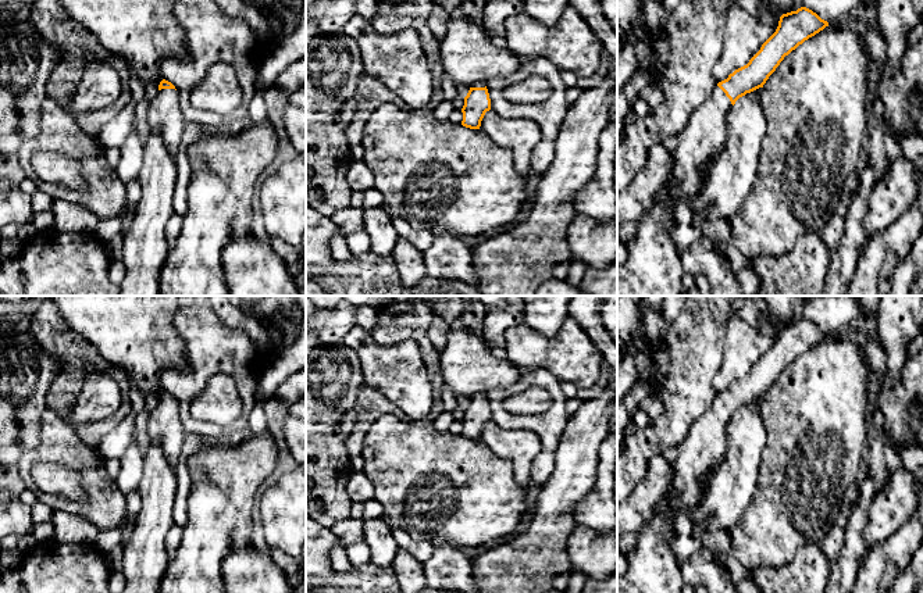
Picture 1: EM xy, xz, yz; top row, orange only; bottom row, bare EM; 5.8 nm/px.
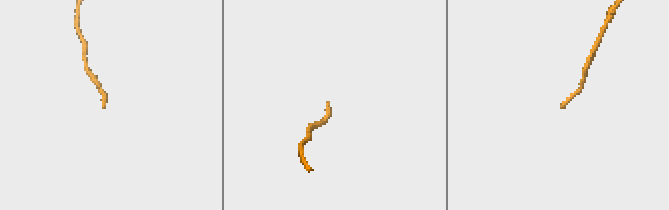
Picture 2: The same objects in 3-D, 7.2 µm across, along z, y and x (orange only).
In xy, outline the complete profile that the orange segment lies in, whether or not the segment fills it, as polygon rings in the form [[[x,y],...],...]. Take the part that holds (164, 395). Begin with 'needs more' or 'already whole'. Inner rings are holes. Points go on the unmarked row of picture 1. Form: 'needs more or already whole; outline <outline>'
needs more; outline [[[165,390],[160,393],[158,406],[150,412],[147,421],[147,432],[168,462],[177,468],[185,431],[179,419],[179,406],[171,393]]]

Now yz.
needs more; outline [[[806,318],[783,325],[776,343],[762,356],[749,374],[719,393],[710,408],[692,424],[684,442],[677,446],[678,456],[671,464],[670,497],[641,528],[635,549],[627,556],[627,571],[617,579],[617,593],[683,593],[681,564],[673,551],[677,512],[685,508],[691,514],[702,504],[709,475],[726,454],[727,426],[735,412],[746,404],[763,399],[785,367],[826,337],[828,337],[828,333]]]

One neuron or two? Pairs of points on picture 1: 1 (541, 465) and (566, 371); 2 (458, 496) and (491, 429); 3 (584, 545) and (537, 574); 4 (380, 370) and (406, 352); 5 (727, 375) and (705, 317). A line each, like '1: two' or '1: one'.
1: two
2: two
3: two
4: one
5: two

